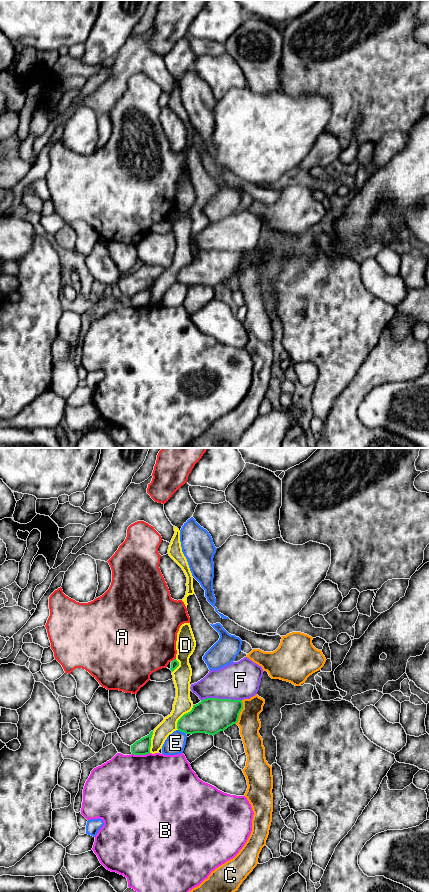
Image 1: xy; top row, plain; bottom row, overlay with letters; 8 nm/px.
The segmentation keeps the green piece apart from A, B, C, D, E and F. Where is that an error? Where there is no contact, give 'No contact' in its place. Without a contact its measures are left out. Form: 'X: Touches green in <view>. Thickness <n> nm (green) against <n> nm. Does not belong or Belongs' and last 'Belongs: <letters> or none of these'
A: Touches green in xy. Thickness 60 nm (green) against 460 nm. Does not belong
B: Touches green in xy. Thickness 130 nm (green) against 500 nm. Does not belong
C: Touches green in xy. Thickness 280 nm (green) against 170 nm. Does not belong
D: Touches green in xy. Thickness 280 nm (green) against 140 nm. Does not belong
E: Touches green in xy. Thickness 280 nm (green) against 160 nm. Does not belong
F: Touches green in xy. Thickness 280 nm (green) against 300 nm. Does not belong
Belongs: none of these

